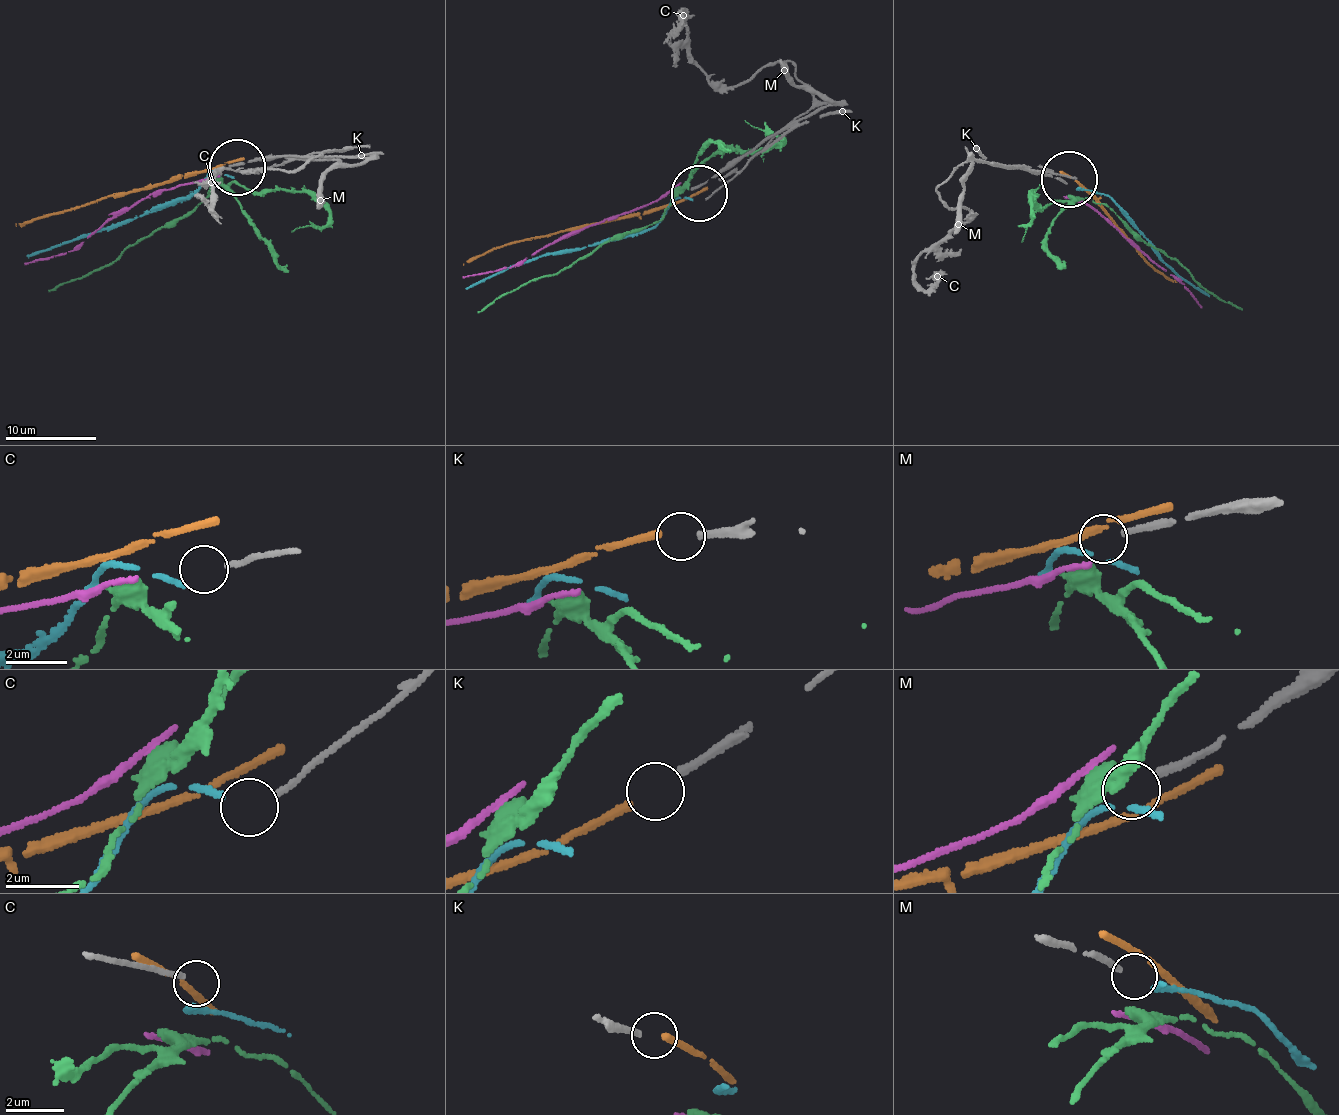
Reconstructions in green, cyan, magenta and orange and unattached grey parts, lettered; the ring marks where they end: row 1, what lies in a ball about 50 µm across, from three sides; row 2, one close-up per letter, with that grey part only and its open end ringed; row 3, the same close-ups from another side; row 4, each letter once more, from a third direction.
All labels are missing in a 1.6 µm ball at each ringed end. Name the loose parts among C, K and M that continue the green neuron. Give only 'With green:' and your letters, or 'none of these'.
With green: none of these

